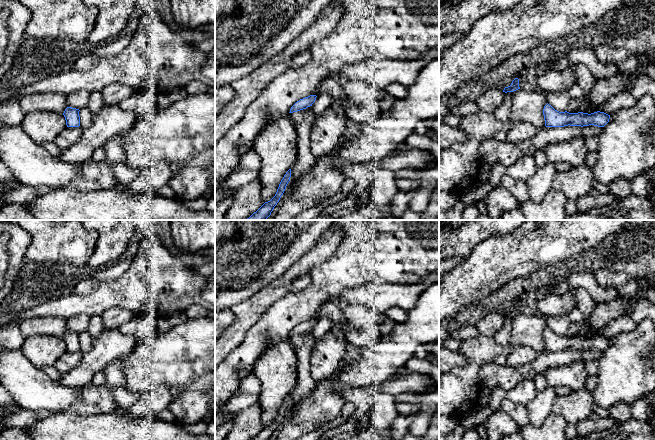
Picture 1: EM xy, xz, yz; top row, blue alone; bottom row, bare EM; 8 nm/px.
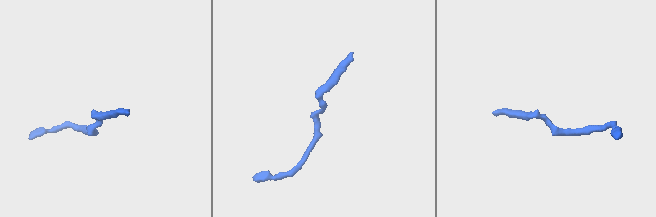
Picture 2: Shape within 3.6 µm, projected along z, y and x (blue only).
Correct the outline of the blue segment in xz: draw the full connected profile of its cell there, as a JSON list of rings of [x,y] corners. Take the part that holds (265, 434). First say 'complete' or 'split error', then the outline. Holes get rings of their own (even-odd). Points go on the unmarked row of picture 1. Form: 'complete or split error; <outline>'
complete; [[[289,393],[281,404],[279,411],[275,420],[268,426],[265,426],[256,436],[254,436],[251,440],[270,440],[274,431],[279,426],[281,420],[283,419],[288,406],[291,401],[291,393]]]

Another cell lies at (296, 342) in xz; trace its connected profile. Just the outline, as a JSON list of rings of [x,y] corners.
[[[307,332],[297,335],[297,336],[293,336],[293,337],[289,337],[287,340],[289,341],[290,345],[297,350],[298,348],[300,348],[306,339],[307,336]]]

